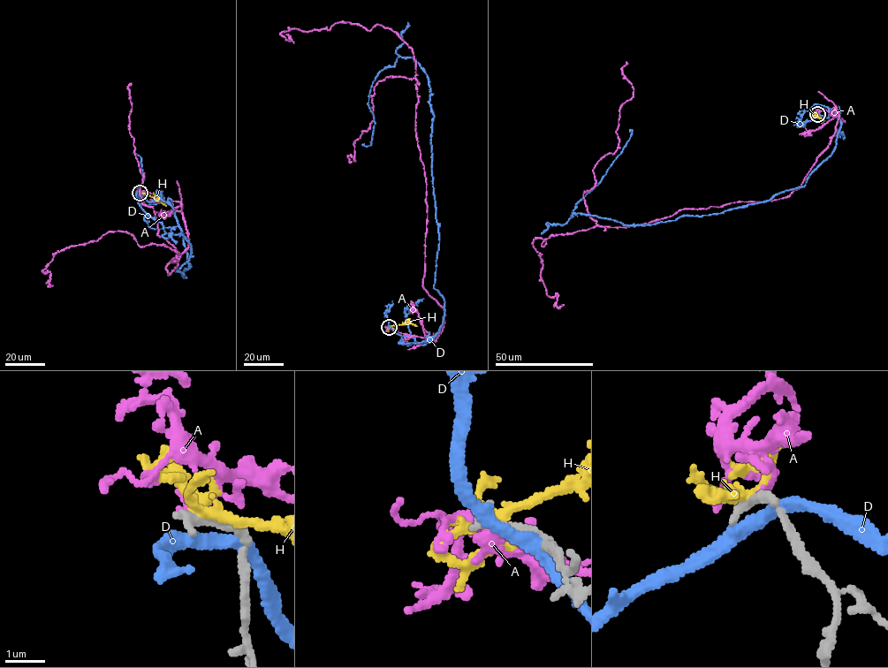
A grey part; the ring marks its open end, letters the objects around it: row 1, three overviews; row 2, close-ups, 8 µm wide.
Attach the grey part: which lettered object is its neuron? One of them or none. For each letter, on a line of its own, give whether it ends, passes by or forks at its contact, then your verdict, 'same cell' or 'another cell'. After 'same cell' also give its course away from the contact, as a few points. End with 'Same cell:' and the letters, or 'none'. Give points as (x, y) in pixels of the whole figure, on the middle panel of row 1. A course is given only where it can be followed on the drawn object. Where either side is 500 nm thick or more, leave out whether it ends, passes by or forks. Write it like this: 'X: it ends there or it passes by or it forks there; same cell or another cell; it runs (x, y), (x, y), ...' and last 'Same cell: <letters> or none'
A: it ends there; another cell
D: it passes by; another cell
H: it forks there; another cell
Same cell: none

